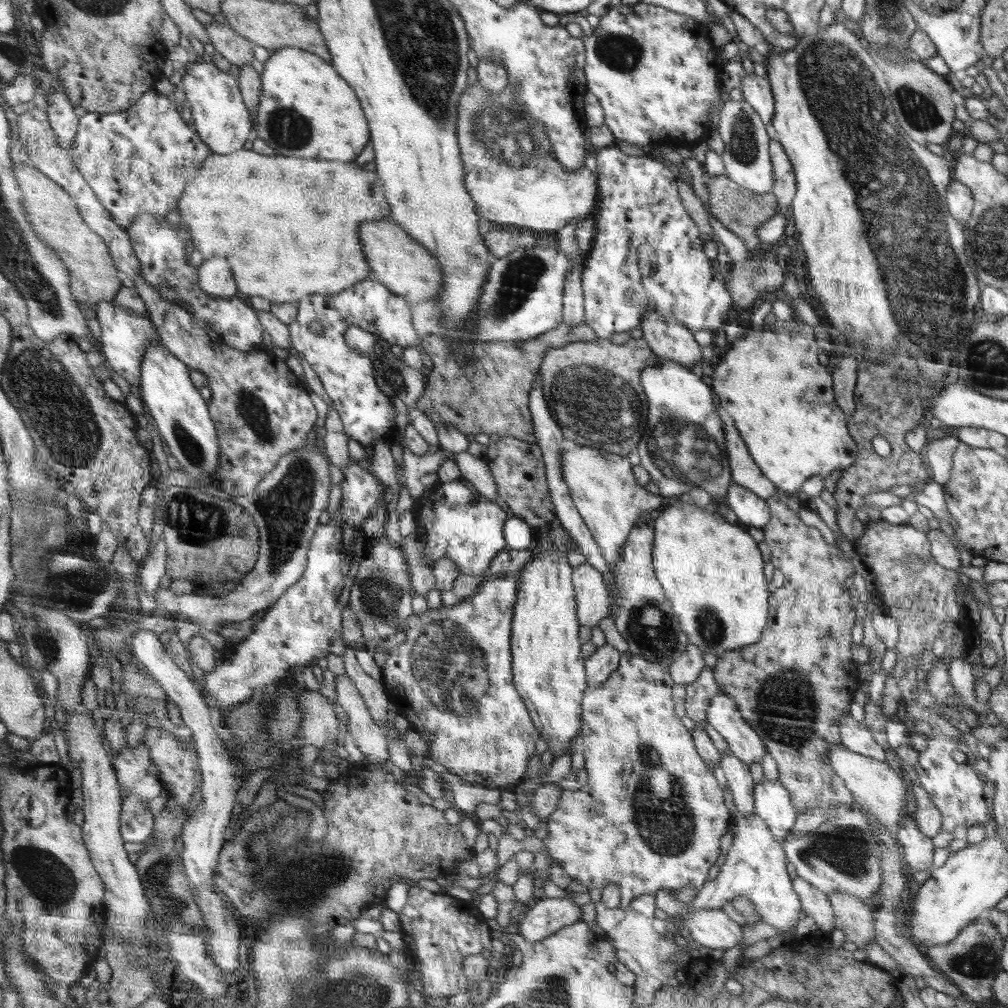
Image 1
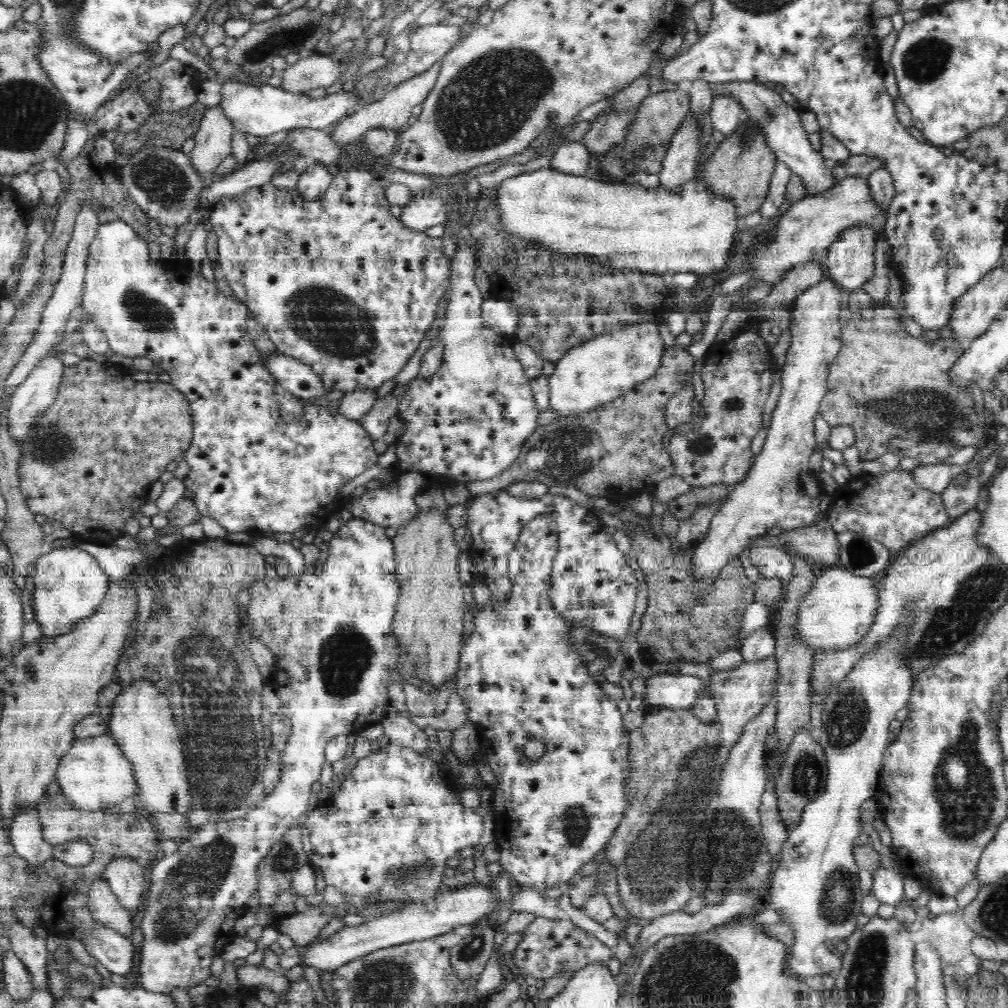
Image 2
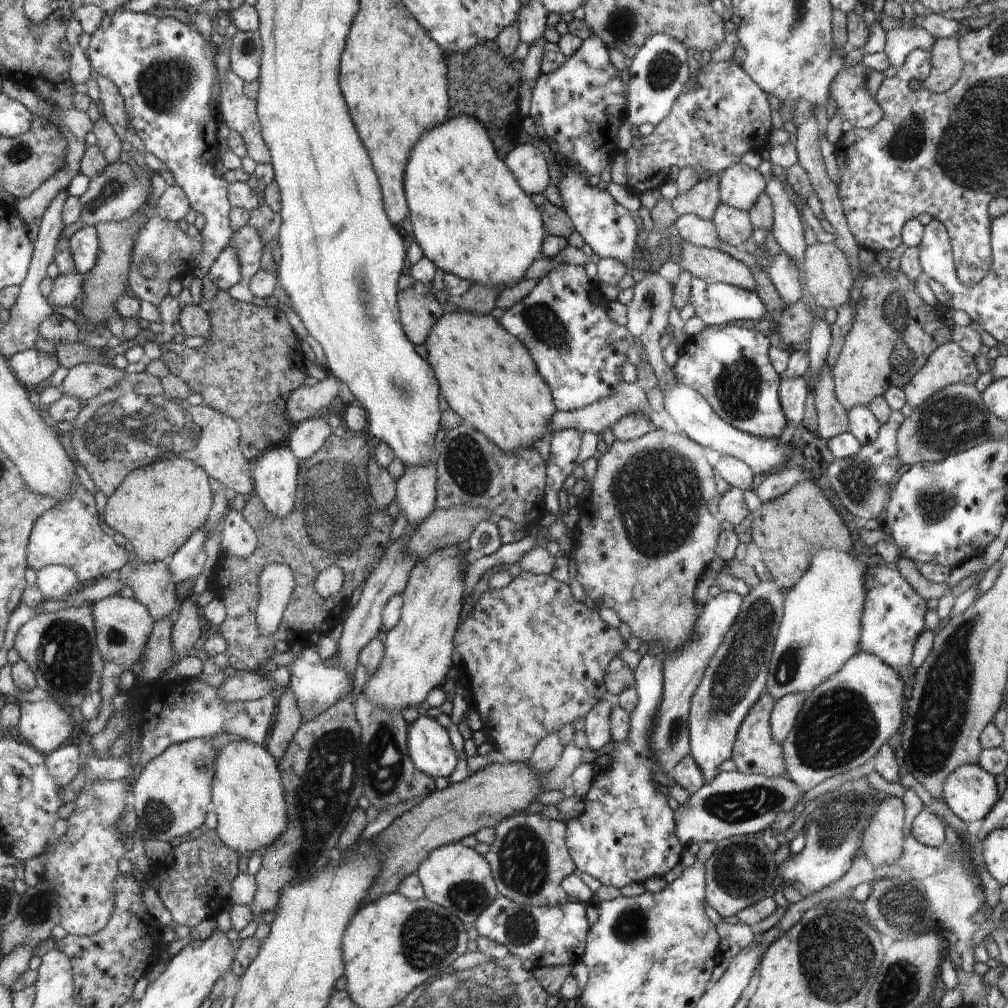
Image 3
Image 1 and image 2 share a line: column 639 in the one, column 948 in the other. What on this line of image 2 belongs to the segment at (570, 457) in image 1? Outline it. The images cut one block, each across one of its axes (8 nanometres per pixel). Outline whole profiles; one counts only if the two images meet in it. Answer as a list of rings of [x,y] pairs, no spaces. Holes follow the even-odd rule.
[[[966,474],[956,476],[950,481],[950,486],[956,488],[946,488],[941,497],[945,512],[948,513],[950,522],[953,522],[979,506],[976,500],[983,498],[984,487],[981,486],[979,477],[968,478]]]

